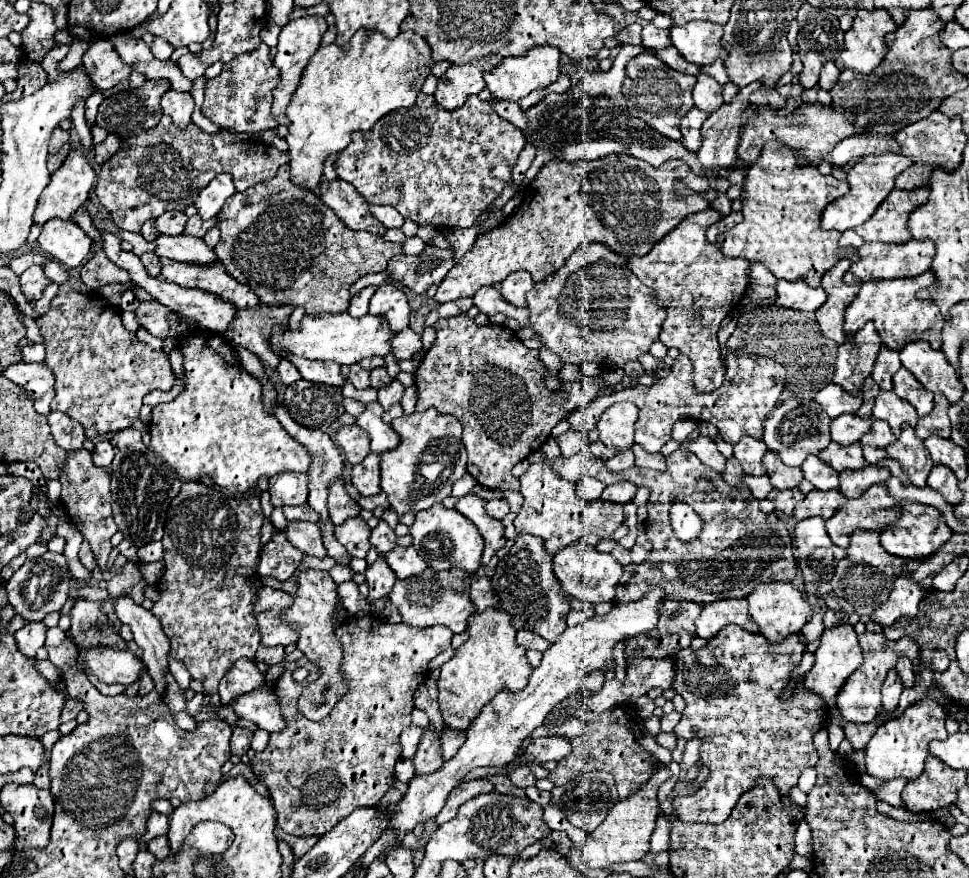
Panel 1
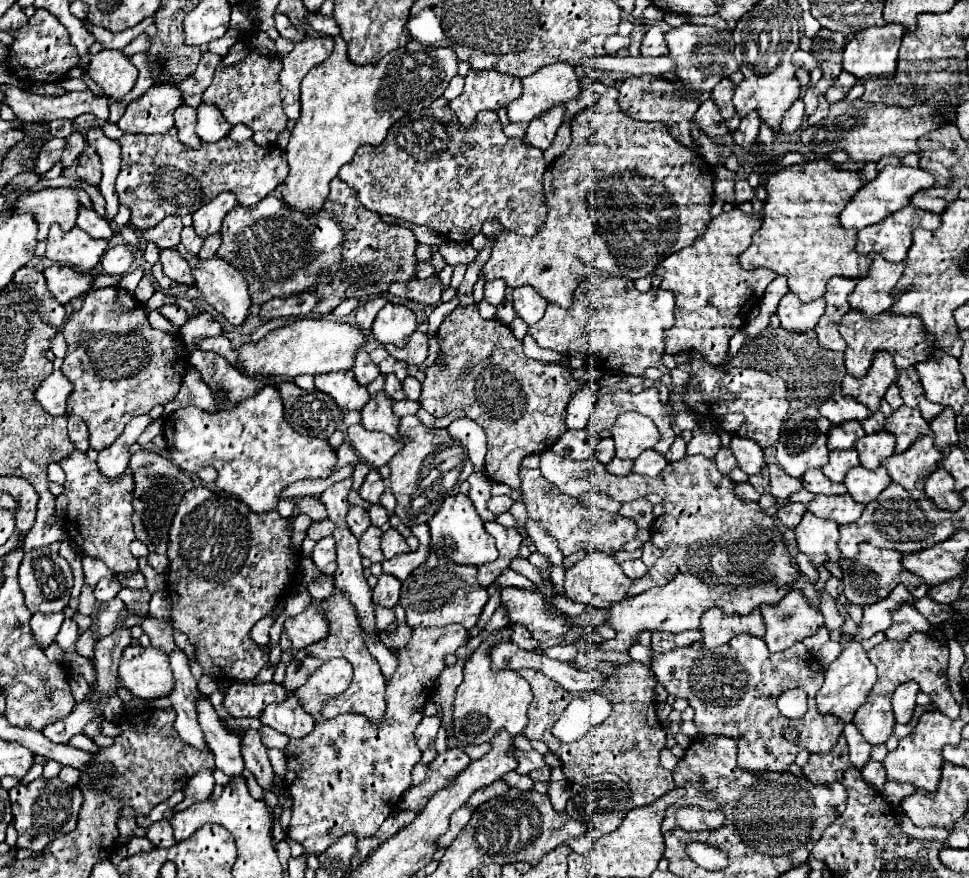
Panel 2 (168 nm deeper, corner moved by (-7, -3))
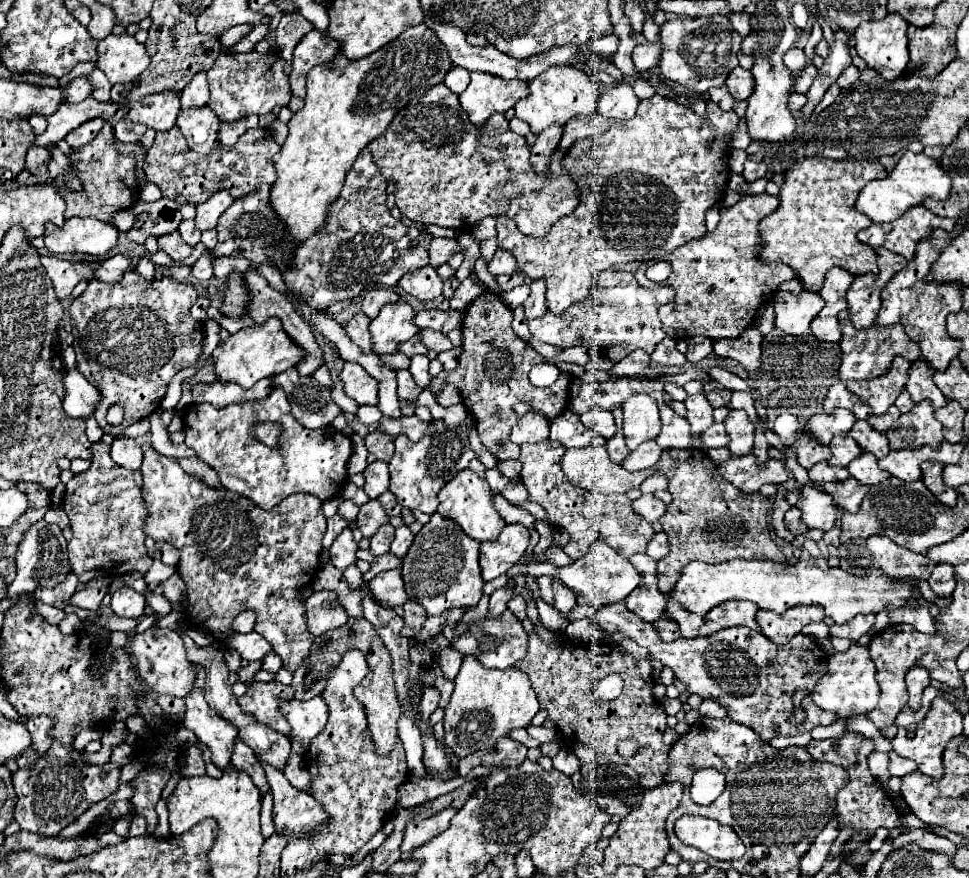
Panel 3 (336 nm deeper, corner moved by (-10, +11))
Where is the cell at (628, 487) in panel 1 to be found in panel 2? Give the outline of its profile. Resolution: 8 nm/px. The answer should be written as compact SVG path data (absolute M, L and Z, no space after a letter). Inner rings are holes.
M636 499L636 501L624 503L622 509L620 509L620 515L628 517L628 519L634 519L640 529L650 529L654 519L656 519L652 515L652 503L648 503L646 499Z

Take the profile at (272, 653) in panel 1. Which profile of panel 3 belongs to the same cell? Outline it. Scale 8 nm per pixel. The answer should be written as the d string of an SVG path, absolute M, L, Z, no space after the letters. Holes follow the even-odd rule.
M251 661L251 663L243 663L243 665L239 667L239 677L241 677L241 681L243 681L243 683L251 681L251 679L255 677L255 673L259 673L259 671L261 671L261 665L263 665L263 661Z

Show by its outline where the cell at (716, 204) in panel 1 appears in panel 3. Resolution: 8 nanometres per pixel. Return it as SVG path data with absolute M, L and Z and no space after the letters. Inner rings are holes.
M751 159L745 161L745 169L743 169L743 177L747 181L755 181L755 179L761 179L763 175L766 175L768 169L766 165L761 165L761 163L755 163Z

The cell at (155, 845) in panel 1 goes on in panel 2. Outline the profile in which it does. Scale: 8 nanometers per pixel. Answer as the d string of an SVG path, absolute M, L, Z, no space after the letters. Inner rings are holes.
M160 819L160 821L152 823L152 825L148 827L148 831L146 831L146 837L148 837L156 847L168 849L168 847L176 845L174 835L172 835L172 827L170 827L170 823L168 823L166 819Z

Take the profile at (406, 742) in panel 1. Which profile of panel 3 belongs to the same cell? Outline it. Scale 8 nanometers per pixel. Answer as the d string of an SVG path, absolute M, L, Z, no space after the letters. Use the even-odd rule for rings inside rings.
M427 687L427 691L421 697L421 703L419 703L419 715L421 715L421 719L427 721L437 707L439 707L439 689Z

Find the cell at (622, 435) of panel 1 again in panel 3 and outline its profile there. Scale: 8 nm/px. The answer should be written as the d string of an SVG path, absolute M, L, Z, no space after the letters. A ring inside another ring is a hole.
M635 395L623 403L623 433L627 447L633 451L643 441L655 439L661 431L661 417L653 397Z

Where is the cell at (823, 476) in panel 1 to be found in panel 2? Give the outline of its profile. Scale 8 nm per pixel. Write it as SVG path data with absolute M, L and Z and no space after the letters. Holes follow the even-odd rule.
M820 469L806 471L802 477L804 489L812 491L814 495L844 495L846 487L842 483L832 483Z

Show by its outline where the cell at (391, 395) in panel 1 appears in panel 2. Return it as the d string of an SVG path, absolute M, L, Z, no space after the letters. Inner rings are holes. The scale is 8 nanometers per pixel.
M406 377L402 385L404 385L406 399L410 399L410 401L418 401L418 397L420 397L420 391L422 391L422 385L418 383L418 379L416 379L416 377Z

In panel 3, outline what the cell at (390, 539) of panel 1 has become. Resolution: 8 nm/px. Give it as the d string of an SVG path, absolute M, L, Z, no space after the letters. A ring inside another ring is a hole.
M401 525L401 527L395 529L395 537L393 537L393 543L391 543L391 553L395 553L397 557L405 557L411 543L413 543L413 533L409 531L407 525Z

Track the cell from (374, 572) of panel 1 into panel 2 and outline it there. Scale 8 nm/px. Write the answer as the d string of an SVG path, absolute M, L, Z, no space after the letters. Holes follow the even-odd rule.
M380 575L376 587L372 589L372 601L380 607L392 609L400 597L400 581L392 575Z

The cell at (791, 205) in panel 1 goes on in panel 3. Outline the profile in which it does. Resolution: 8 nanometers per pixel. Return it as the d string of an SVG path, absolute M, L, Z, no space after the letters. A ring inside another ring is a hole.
M805 157L785 173L779 207L759 223L759 259L789 265L807 291L817 293L823 287L825 273L831 267L843 267L853 275L877 273L877 255L871 245L857 239L857 233L873 221L855 211L859 191L871 179L885 177L885 169L877 159L827 159Z

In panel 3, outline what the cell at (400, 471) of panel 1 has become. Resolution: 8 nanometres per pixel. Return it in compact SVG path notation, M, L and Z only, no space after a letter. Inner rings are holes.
M441 419L431 421L425 437L421 441L411 441L407 435L395 439L395 455L389 461L391 469L391 493L397 497L399 505L409 507L411 511L435 513L437 493L445 483L449 483L459 471L467 469L469 461L475 457L469 447L469 437L459 427L447 427Z

